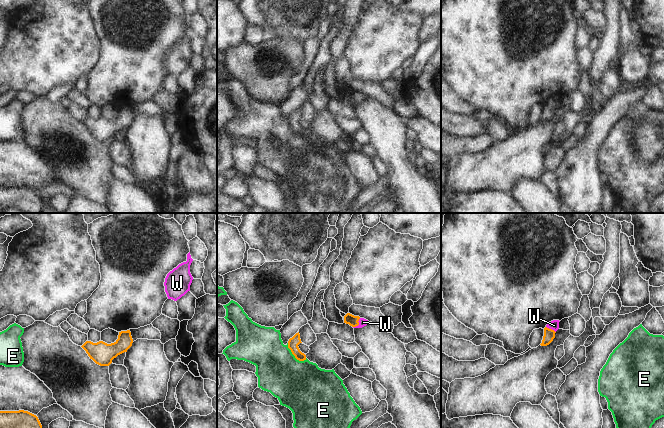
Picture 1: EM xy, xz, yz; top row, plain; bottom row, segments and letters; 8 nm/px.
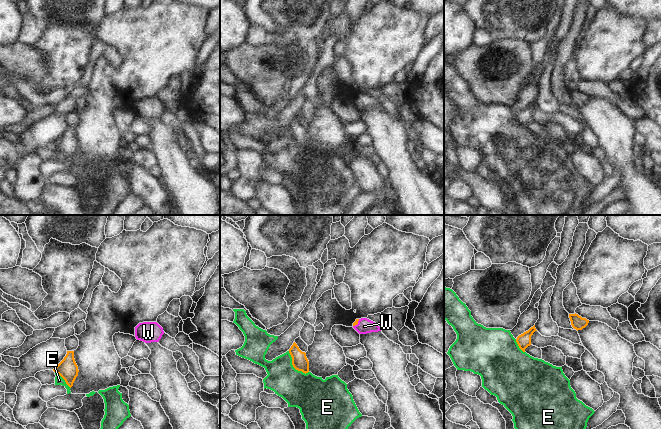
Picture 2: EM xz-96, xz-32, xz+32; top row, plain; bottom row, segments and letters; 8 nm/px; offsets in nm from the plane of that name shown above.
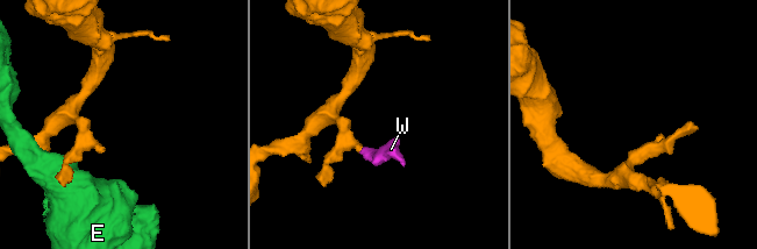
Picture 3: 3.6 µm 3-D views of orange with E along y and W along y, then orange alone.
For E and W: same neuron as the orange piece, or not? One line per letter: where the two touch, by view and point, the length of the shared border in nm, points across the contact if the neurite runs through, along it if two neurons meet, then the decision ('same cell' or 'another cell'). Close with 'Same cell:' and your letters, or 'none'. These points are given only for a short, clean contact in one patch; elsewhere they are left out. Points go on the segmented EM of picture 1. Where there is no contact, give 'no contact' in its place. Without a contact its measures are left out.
E: meets orange in xz at (294, 355); contact 200 nm long; another cell
W: meets orange in xz at (358, 324); contact 100 nm long; runs through xz (350, 319), (358, 324), (363, 322); same cell
Same cell: W

